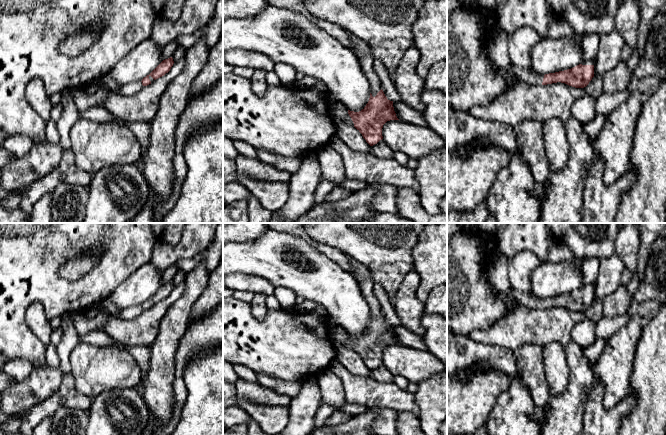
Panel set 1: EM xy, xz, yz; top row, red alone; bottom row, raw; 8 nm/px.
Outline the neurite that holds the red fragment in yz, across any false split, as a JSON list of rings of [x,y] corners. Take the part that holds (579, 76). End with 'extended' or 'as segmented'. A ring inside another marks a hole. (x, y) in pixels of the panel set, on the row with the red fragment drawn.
[[[488,46],[484,47],[483,52],[489,59],[495,73],[506,78],[508,82],[521,81],[528,85],[547,85],[561,82],[575,88],[584,88],[594,77],[595,58],[586,60],[571,69],[541,75],[530,68],[515,65],[511,65],[507,70],[501,70],[492,62]]] | extended

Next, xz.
[[[349,33],[353,44],[353,52],[359,58],[363,74],[370,86],[370,98],[366,106],[359,112],[348,110],[354,127],[362,134],[366,142],[373,146],[383,139],[383,125],[390,120],[399,120],[393,107],[393,101],[385,96],[381,82],[374,71],[374,57],[369,46],[359,37]]] | extended

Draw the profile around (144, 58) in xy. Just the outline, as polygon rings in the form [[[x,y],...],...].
[[[148,38],[116,63],[108,76],[120,86],[142,81],[163,61],[162,51],[163,47]]]

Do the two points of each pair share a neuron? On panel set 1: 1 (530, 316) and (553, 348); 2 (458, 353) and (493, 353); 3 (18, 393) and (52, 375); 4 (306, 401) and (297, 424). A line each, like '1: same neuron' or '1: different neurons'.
1: different neurons
2: same neuron
3: same neuron
4: same neuron

